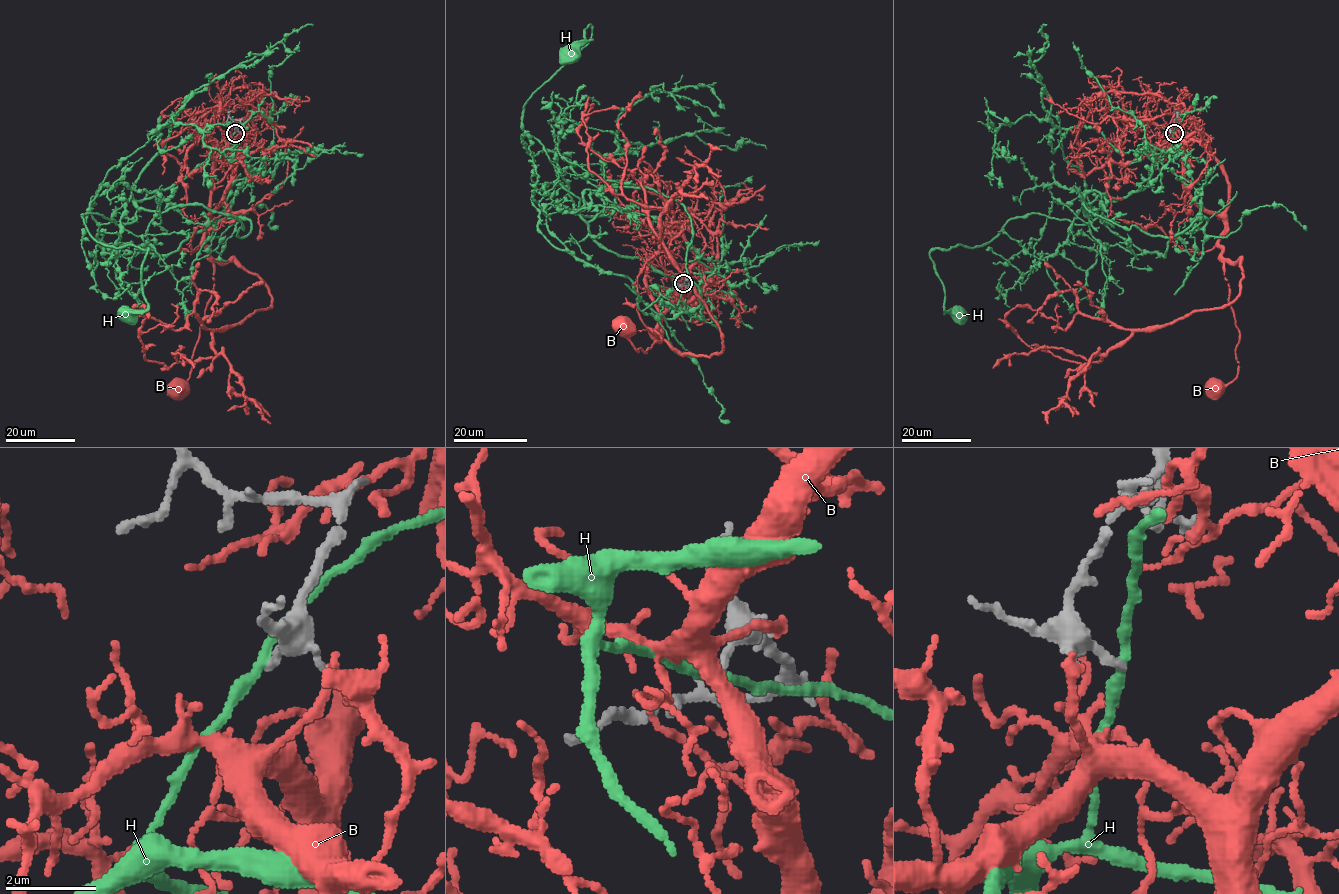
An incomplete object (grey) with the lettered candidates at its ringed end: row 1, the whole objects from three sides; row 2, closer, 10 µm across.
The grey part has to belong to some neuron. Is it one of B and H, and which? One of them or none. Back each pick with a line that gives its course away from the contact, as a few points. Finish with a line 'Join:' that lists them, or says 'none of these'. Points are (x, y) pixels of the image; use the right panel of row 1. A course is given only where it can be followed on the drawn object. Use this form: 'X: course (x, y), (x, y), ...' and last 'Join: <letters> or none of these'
Join: none of these

